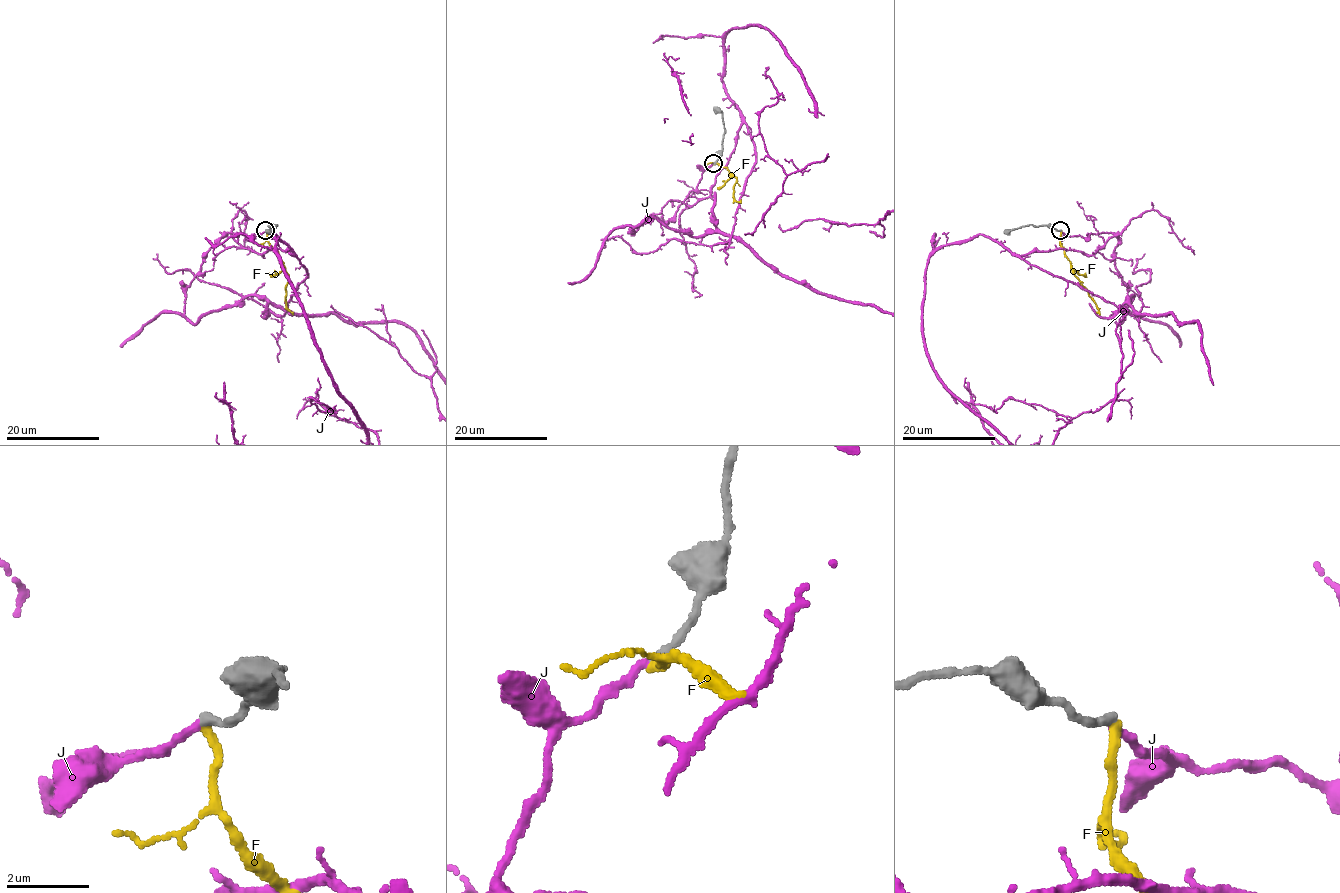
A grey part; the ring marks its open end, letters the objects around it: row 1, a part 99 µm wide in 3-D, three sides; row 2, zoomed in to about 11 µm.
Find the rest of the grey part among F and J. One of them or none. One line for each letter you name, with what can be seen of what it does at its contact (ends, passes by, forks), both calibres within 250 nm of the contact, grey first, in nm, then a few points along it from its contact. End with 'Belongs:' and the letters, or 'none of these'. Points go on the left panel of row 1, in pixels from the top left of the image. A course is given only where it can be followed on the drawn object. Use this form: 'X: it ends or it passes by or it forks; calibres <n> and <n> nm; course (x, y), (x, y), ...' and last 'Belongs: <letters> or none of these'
J: it ends; calibres 240 and 200 nm
Belongs: J

